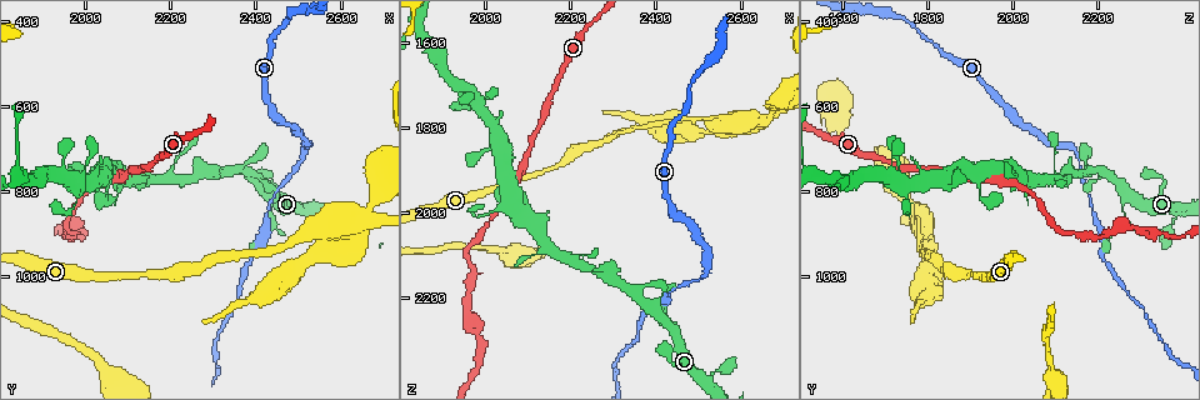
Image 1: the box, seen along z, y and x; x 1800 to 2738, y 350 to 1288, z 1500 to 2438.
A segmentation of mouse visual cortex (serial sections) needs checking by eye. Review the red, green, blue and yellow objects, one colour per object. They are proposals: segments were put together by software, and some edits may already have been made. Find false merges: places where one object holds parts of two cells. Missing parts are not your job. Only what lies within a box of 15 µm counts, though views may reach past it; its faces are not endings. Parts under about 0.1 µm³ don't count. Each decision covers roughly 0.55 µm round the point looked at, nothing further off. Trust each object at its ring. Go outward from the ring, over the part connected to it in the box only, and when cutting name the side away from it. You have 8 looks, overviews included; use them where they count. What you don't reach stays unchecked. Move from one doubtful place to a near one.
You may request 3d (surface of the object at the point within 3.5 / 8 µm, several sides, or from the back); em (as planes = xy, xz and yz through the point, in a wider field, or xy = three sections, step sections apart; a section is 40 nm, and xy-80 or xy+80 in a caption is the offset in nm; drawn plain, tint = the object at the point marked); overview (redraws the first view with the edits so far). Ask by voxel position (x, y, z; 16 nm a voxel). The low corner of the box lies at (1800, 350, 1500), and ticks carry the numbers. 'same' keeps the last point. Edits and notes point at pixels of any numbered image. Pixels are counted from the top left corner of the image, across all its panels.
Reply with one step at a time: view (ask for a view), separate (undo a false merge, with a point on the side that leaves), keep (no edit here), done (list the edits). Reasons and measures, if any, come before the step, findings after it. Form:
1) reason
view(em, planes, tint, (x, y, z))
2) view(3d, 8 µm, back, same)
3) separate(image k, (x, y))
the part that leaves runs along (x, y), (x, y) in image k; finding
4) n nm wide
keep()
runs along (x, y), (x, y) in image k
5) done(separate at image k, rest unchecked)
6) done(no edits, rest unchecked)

narrows sharply
view(3d, 8 µm, (1975, 900, 2145))

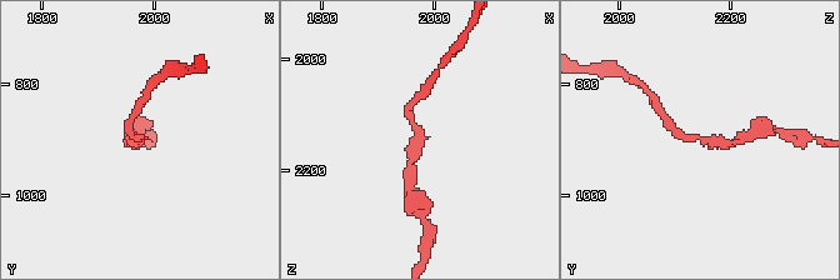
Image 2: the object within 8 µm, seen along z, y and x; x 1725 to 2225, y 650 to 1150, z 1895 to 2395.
view(3d, 3.5 µm, back, (1975, 895, 2145))

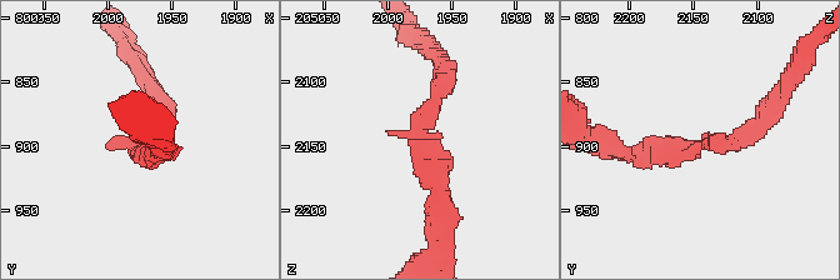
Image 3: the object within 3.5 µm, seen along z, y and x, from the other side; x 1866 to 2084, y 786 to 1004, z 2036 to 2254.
shape alone is not enough
view(em, planes, tint, (1970, 900, 2148))

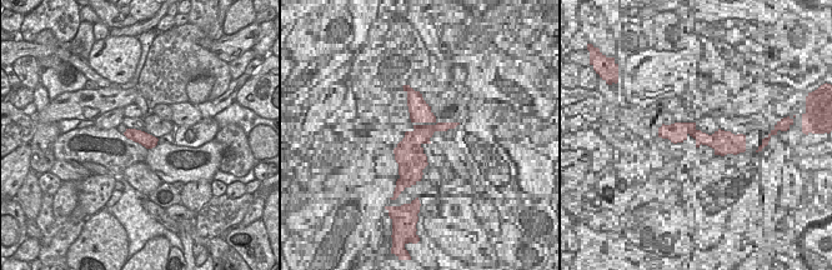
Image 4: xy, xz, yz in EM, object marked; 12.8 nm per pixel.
keep()
runs along (761, 124), (730, 143), (621, 154) in image 3; all the same cell

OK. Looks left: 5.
small branch off a trunk
view(3d, 8 µm, (2445, 810, 2265))

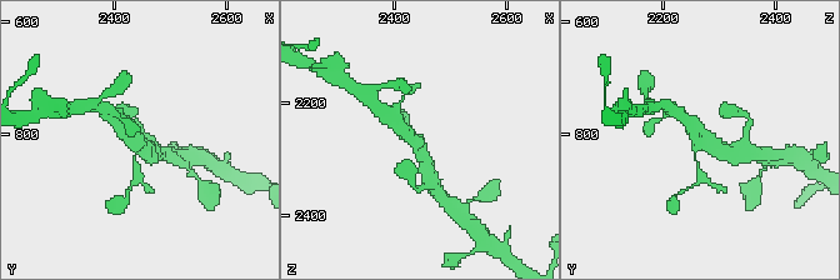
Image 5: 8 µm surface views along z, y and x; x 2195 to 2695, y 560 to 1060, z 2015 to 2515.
3 arms; arms of 100, 400, 450 nm
view(em, xy, step 3, tint, (2435, 810, 2270))

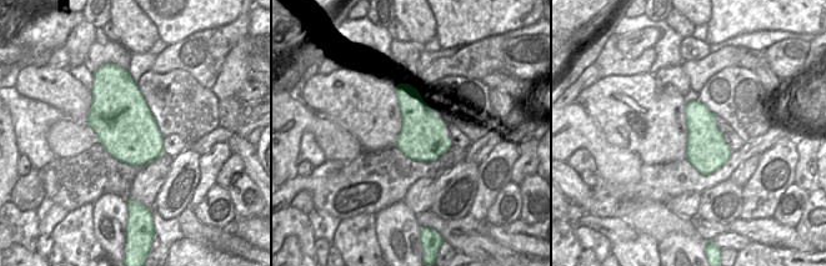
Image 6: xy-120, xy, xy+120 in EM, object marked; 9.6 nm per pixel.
440 nm wide
keep()
runs along (730, 155), (708, 146), (684, 116) in image 5; continuous, no second cell

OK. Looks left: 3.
a narrow waist
view(3d, 3.5 µm, (1955, 720, 1710))

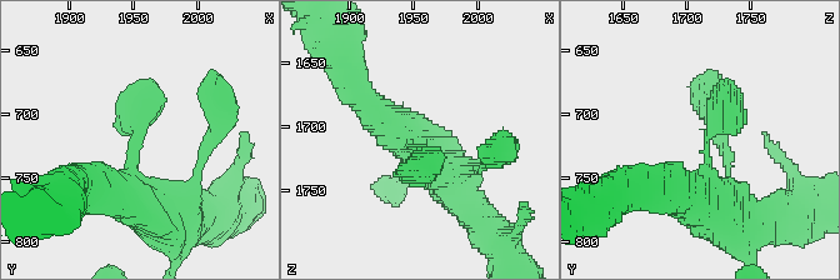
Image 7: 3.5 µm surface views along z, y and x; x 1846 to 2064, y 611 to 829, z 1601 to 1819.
need the tissue
view(em, xy, step 3, tint, (1946, 720, 1718))

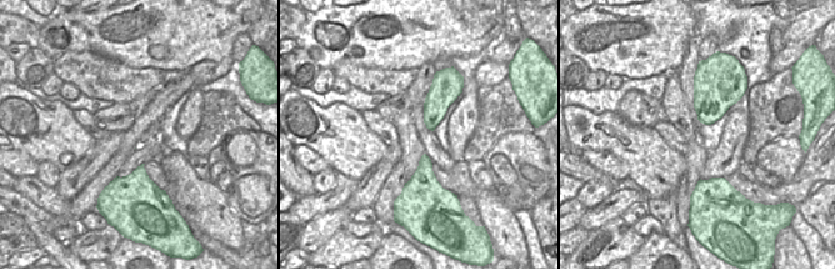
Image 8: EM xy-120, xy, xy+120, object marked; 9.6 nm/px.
220 nm wide
keep()
runs along (724, 213), (708, 136), (730, 83) in image 7; continuous, no second cell

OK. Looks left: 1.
done(no edits, rest unchecked)

